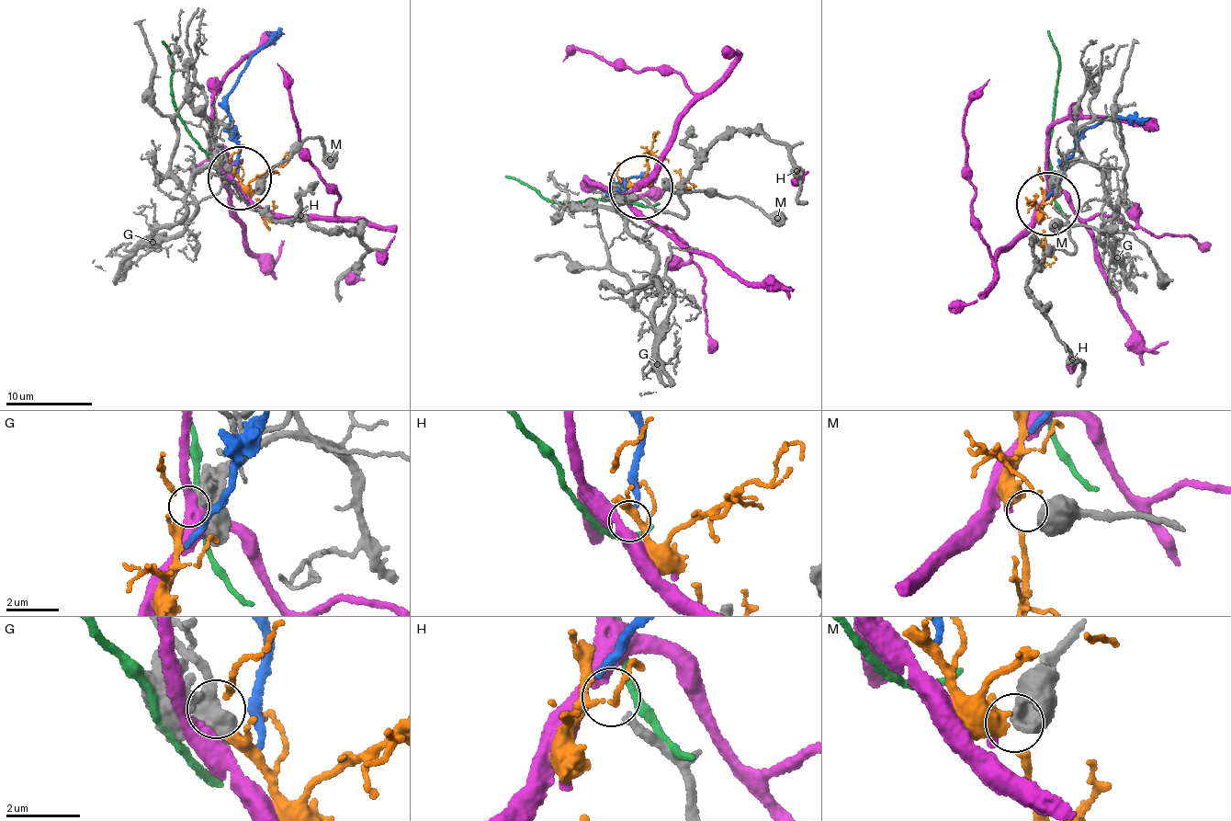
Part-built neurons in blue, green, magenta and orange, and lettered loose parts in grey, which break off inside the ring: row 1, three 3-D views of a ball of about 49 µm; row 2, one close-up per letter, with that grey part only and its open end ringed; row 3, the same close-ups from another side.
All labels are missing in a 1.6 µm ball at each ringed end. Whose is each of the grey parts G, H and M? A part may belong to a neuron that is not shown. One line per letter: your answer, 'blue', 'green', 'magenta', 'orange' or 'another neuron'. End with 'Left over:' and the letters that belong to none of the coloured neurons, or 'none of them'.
G: orange
H: blue
M: magenta
Left over: none of them

